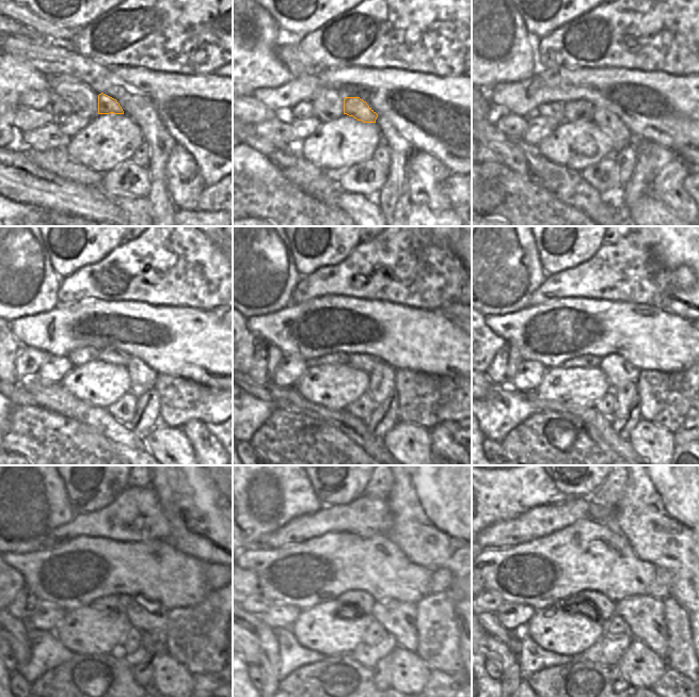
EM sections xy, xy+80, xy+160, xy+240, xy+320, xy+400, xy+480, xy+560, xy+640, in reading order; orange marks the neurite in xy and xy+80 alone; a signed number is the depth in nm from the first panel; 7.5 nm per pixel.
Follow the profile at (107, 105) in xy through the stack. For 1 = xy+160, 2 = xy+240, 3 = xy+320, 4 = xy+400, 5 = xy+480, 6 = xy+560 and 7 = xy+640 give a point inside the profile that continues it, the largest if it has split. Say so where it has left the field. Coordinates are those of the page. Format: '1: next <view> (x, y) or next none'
1: next xy+160 (621, 137)
2: next xy+240 (143, 378)
3: next xy+320 (382, 377)
4: next xy+400 (625, 395)
5: next xy+480 (152, 642)
6: next xy+560 (368, 655)
7: next xy+640 (607, 650)

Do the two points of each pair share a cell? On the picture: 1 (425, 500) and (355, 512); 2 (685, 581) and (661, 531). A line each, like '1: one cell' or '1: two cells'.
1: two cells
2: one cell

